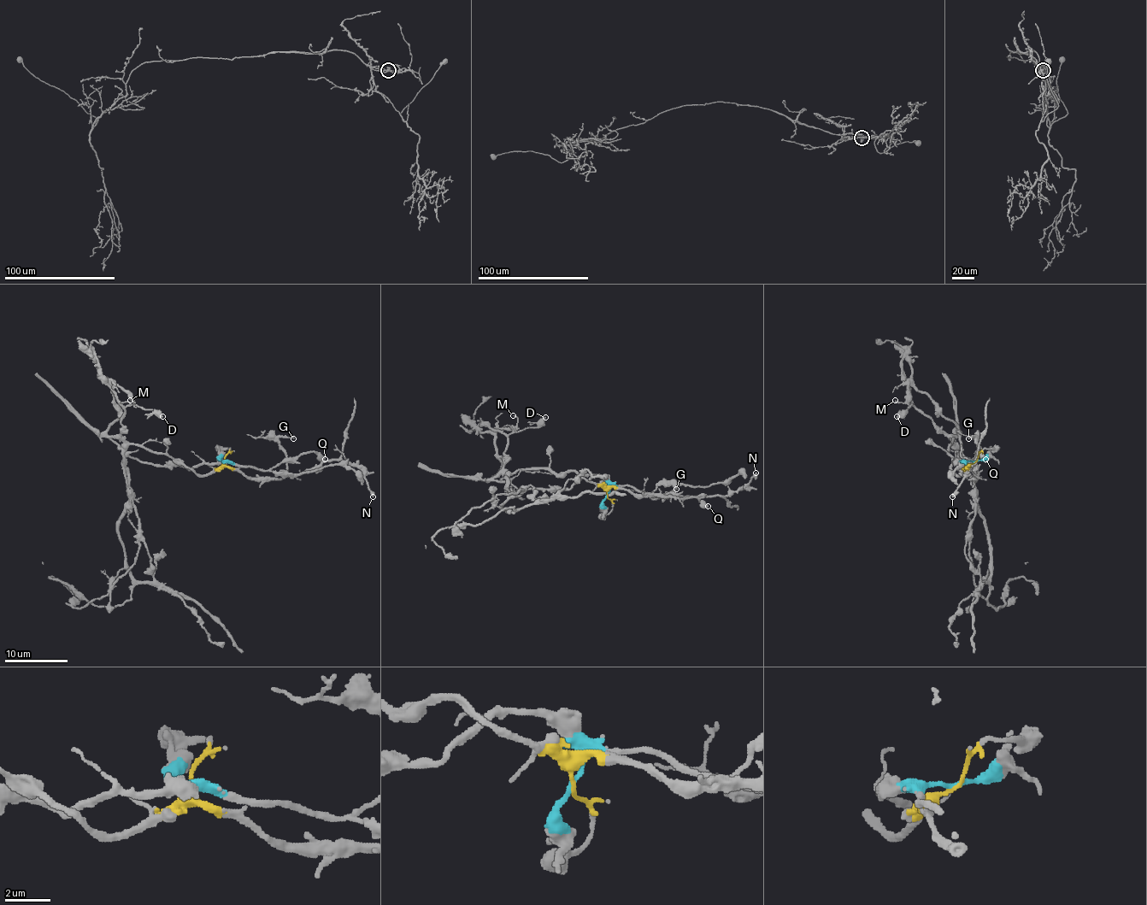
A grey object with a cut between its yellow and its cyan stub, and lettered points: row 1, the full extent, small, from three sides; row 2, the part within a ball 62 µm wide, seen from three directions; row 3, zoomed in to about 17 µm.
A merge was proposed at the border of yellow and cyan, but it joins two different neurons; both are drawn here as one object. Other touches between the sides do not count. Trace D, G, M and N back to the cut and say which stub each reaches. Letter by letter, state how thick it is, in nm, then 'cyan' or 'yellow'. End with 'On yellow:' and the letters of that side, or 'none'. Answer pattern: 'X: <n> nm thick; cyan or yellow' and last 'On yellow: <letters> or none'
D: 400 nm thick; yellow
G: 160 nm thick; yellow
M: 120 nm thick; cyan
N: 400 nm thick; yellow
On yellow: D, G, N

